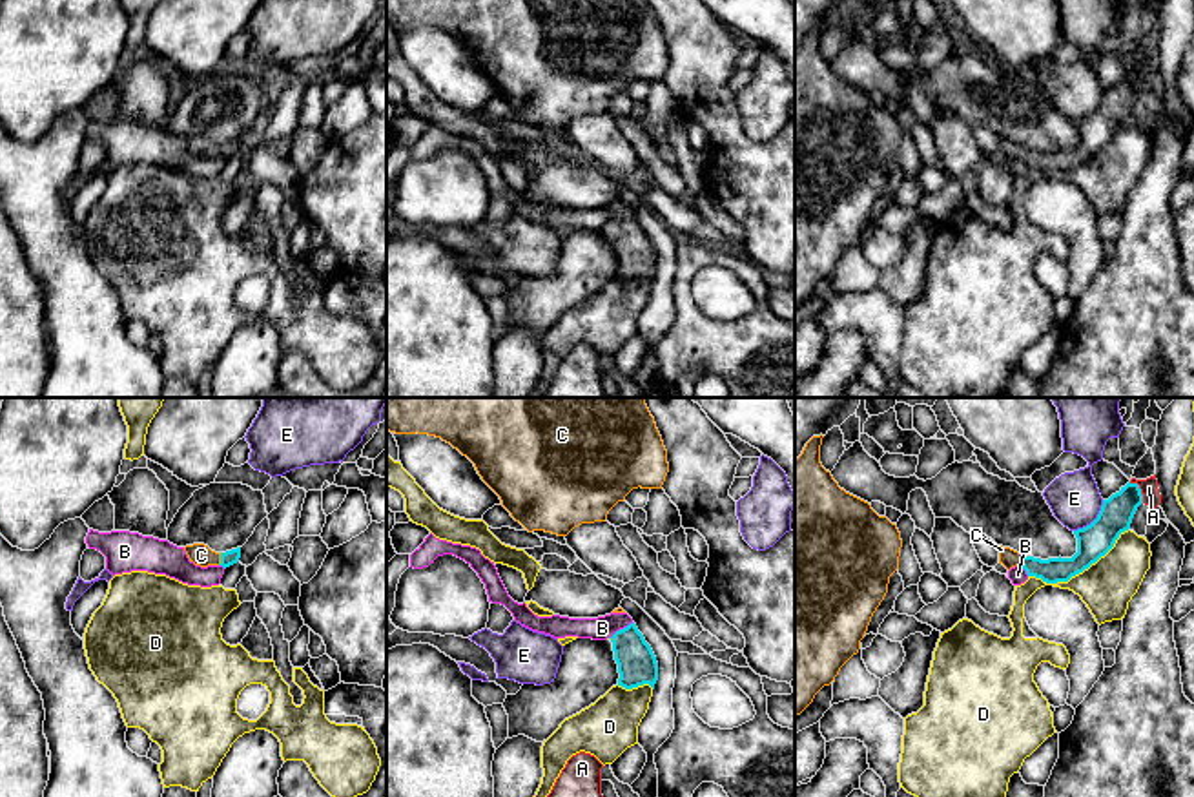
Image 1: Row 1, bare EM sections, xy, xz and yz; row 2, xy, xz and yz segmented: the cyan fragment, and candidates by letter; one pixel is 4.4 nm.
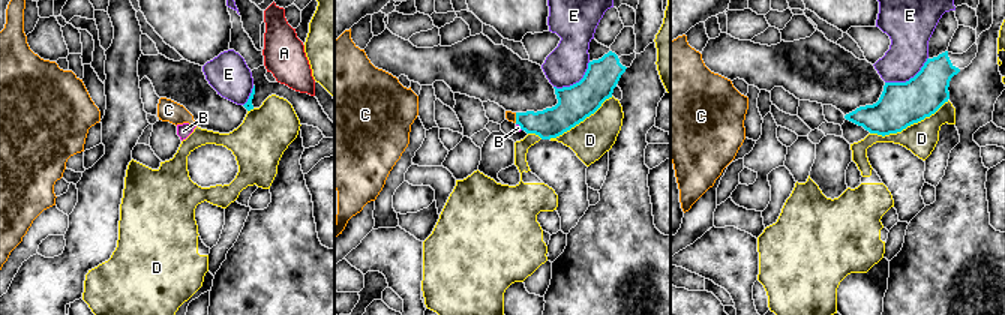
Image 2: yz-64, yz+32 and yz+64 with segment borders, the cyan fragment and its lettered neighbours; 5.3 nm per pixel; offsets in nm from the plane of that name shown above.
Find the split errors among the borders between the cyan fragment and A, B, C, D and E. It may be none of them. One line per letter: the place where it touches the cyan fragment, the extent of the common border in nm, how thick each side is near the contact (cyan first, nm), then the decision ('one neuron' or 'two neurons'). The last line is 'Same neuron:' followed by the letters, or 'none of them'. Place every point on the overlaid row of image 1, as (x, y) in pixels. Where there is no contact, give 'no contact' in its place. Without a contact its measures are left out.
A: meets cyan in yz at (1140, 489); contact 120 nm long; 150 nm thick on the cyan side, 80 nm on the other; two neurons
B: meets cyan in xz at (620, 630); contact 130 nm long; 180 nm thick on the cyan side, 110 nm on the other; two neurons
C: meets cyan in xy at (221, 558); contact 60 nm long; 70 nm thick on the cyan side, 100 nm on the other; one neuron
D: meets cyan in yz at (1080, 571); contact 500 nm long; 150 nm thick on the cyan side, 240 nm on the other; two neurons
E: meets cyan in yz at (1094, 520); contact 190 nm long; 150 nm thick on the cyan side, 220 nm on the other; two neurons
Same neuron: C

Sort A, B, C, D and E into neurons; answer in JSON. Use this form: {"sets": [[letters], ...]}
{"sets": [["A"], ["B"], ["C"], ["D"], ["E"]]}

